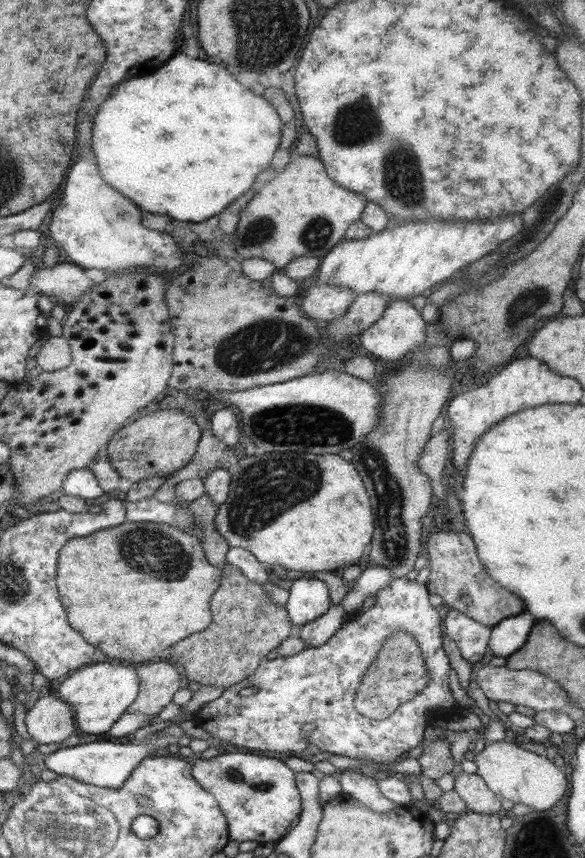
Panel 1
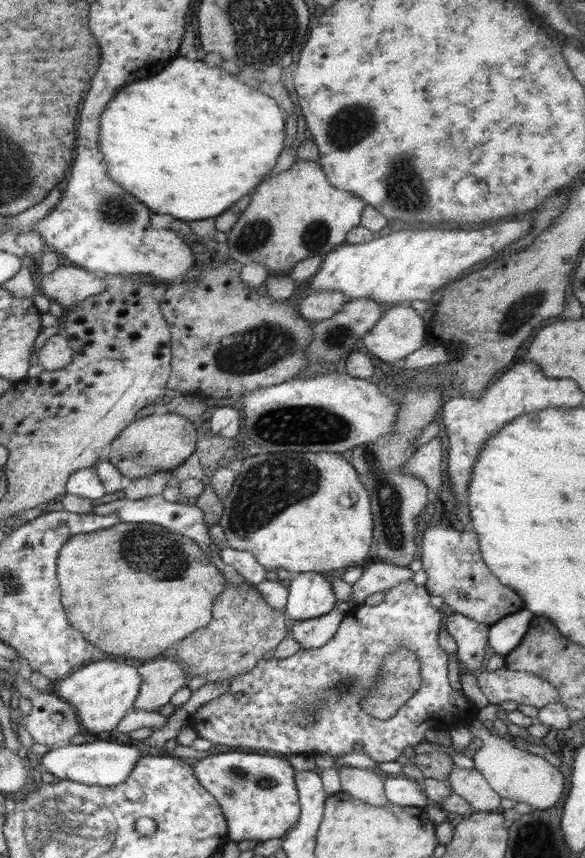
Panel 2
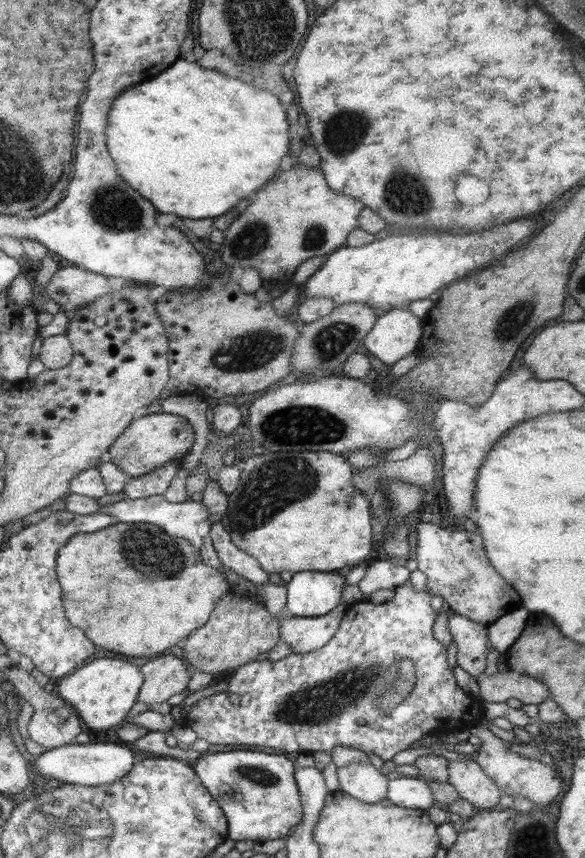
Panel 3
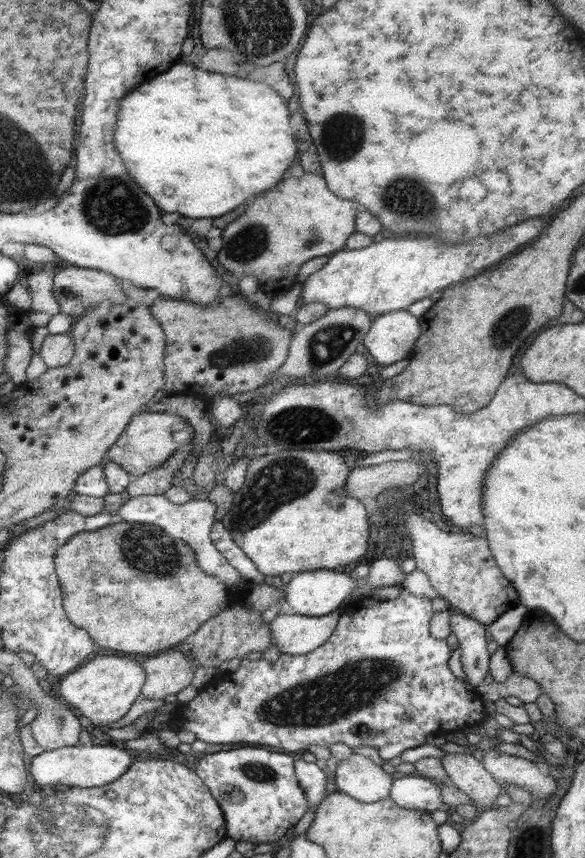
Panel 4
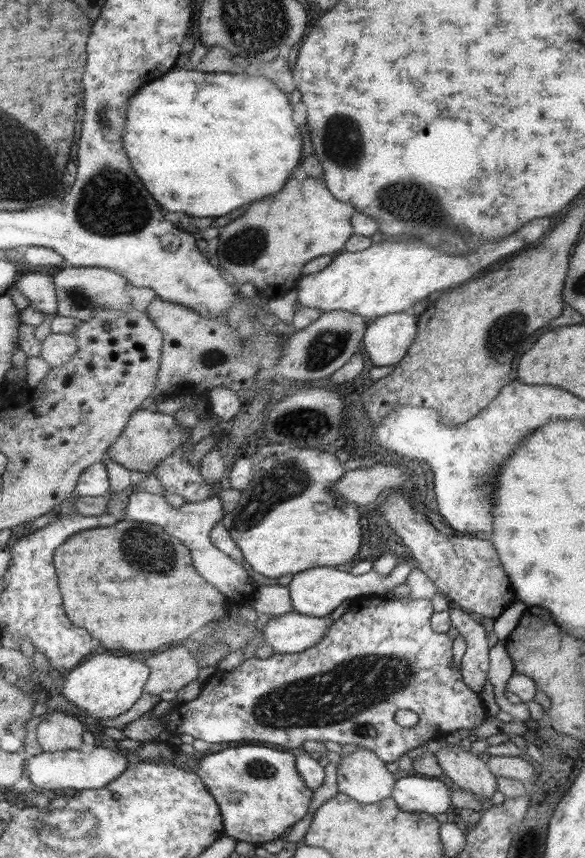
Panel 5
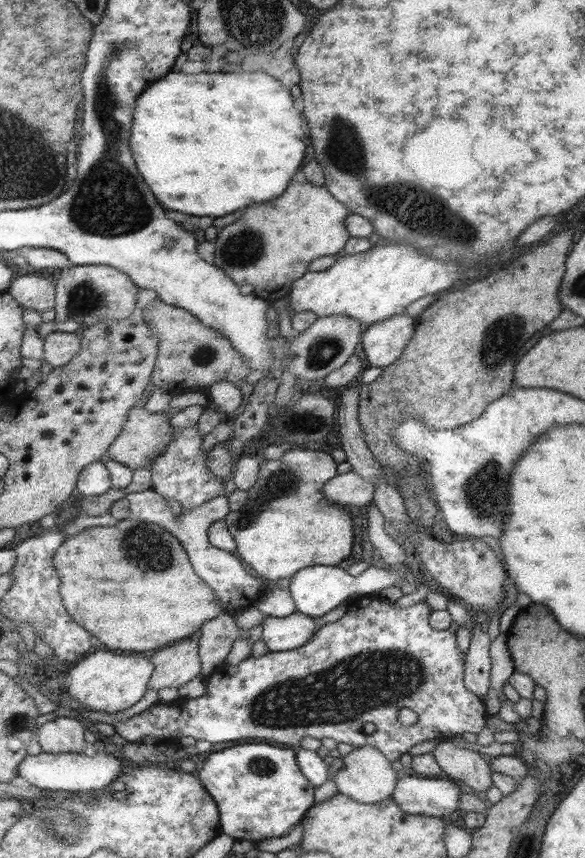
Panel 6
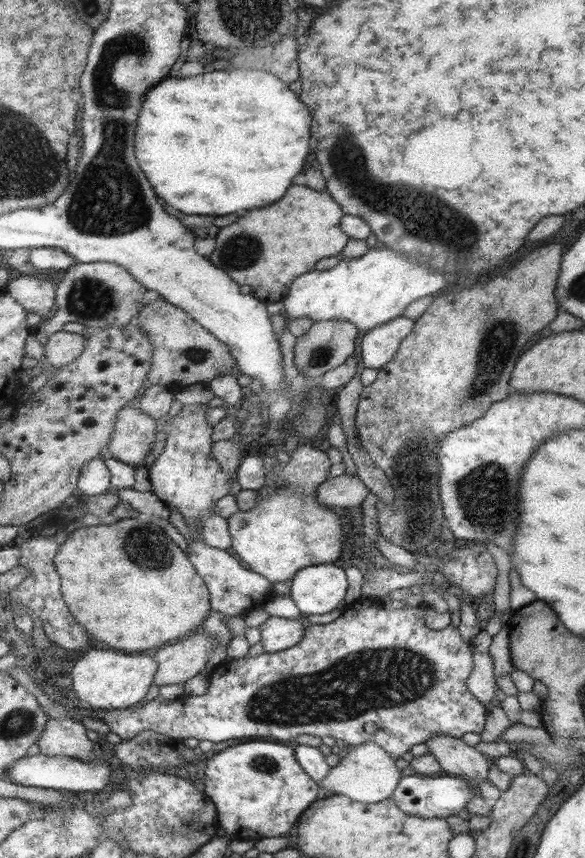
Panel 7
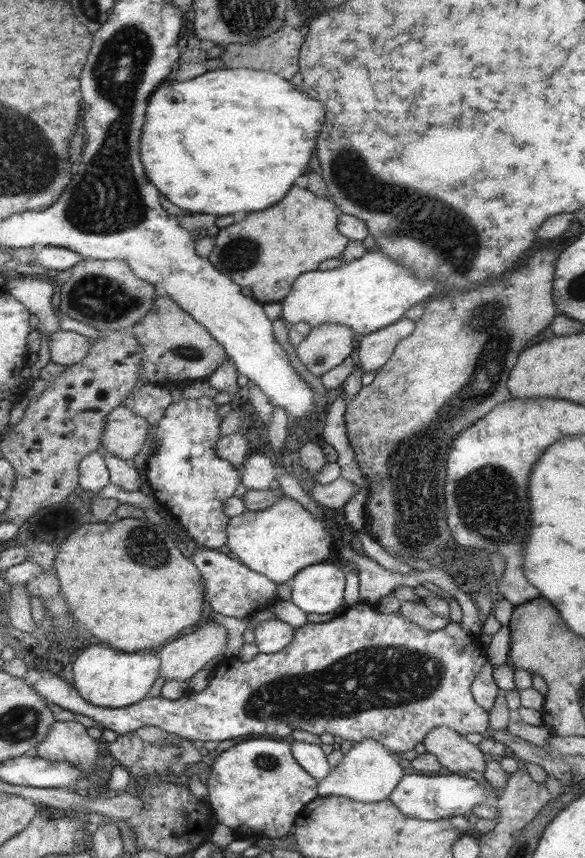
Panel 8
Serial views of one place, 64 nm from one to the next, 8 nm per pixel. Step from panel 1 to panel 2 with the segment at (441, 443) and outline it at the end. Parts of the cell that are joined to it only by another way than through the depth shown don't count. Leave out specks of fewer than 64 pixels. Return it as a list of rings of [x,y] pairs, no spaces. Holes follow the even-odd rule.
[[[433,437],[415,448],[412,456],[404,462],[403,469],[423,480],[431,490],[437,490],[441,484],[441,439]]]

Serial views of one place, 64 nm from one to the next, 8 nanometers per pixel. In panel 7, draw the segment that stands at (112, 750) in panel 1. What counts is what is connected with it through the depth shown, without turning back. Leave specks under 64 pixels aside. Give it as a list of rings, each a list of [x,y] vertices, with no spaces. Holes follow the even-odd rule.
[[[42,753],[36,756],[21,758],[7,774],[15,784],[53,790],[69,790],[69,792],[77,792],[77,794],[89,791],[95,792],[96,790],[105,788],[109,784],[112,775],[113,771],[109,768],[109,764],[101,760],[85,763],[81,759],[63,756],[49,757]]]

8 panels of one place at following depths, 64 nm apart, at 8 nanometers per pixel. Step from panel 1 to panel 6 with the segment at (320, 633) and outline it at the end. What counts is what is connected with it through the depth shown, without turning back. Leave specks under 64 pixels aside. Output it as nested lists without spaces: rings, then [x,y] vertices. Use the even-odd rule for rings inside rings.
[[[297,610],[285,618],[266,617],[261,625],[263,631],[259,640],[265,644],[268,653],[300,649],[320,630],[315,627],[313,618]]]

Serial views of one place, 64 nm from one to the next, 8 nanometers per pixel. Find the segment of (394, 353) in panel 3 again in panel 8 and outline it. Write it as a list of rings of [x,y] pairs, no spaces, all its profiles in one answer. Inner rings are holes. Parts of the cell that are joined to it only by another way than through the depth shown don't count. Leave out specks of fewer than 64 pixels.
[[[402,317],[399,321],[358,337],[357,360],[363,373],[376,372],[392,356],[400,341],[413,332],[413,321]]]

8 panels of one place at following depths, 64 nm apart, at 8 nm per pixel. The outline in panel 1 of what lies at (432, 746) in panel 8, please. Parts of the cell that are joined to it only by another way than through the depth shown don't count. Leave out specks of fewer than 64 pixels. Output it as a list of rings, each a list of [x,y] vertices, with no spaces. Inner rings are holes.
[[[460,769],[453,771],[453,788],[466,804],[468,812],[493,814],[499,810],[499,795],[490,791],[477,773],[468,774]]]

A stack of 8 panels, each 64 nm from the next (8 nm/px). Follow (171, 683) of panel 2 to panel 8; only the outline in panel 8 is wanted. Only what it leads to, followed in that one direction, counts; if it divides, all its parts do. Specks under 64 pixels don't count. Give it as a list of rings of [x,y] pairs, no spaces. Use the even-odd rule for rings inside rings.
[[[207,622],[197,631],[182,635],[175,640],[167,642],[165,646],[155,649],[155,654],[161,660],[160,676],[163,682],[179,680],[187,682],[200,668],[204,668],[212,660],[220,660],[227,646],[227,630],[215,622]]]

